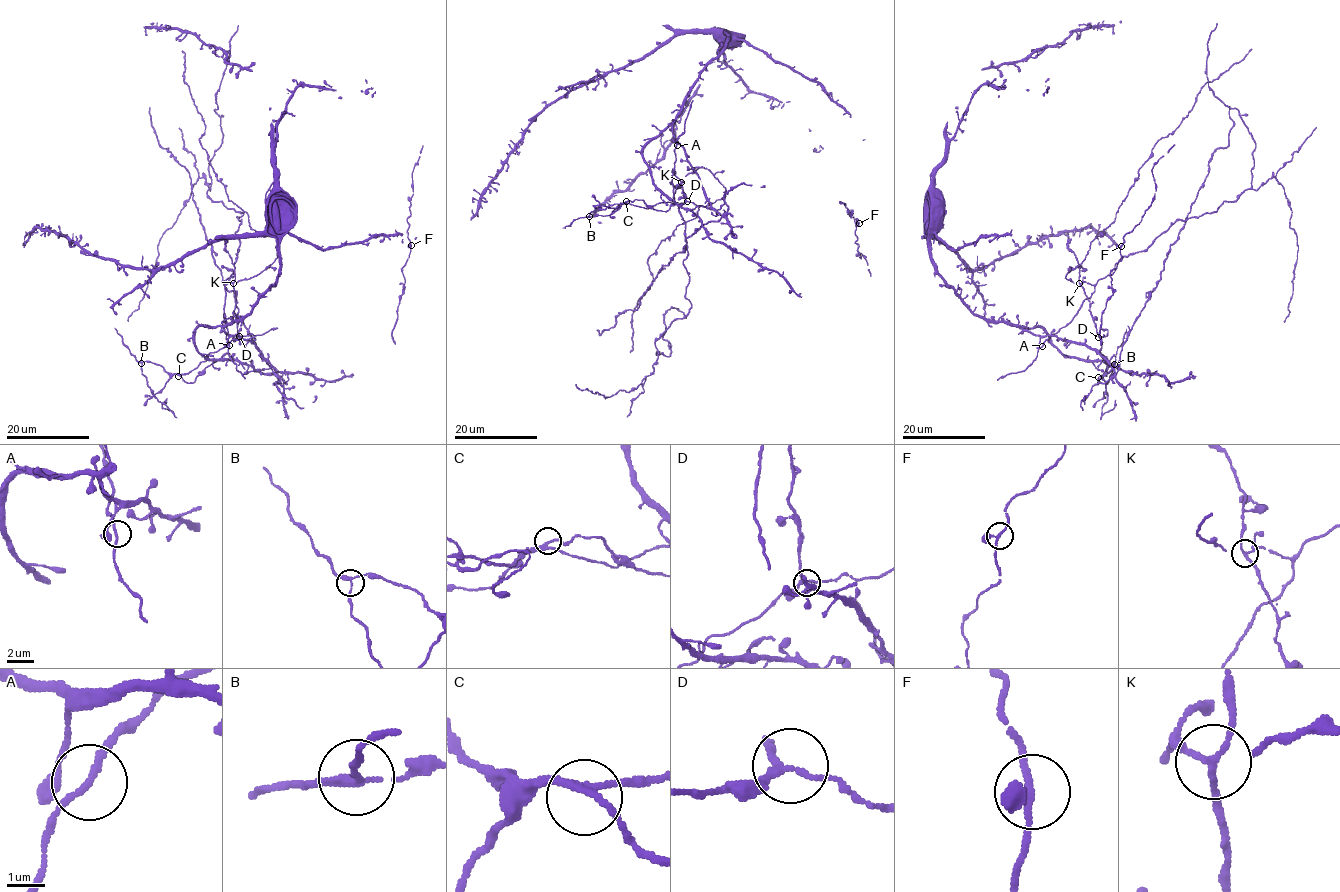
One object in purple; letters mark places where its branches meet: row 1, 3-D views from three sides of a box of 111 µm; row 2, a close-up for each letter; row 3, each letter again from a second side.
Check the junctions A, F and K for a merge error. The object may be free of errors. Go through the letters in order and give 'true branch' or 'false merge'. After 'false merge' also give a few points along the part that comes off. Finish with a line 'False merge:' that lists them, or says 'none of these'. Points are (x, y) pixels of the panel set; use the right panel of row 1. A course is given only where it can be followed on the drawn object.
A: true branch
F: true branch
K: false merge; foreign part runs (1080, 283), (1101, 339), (1107, 368), (1101, 376), (1114, 362), (1103, 413), (1115, 400)
False merge: K

